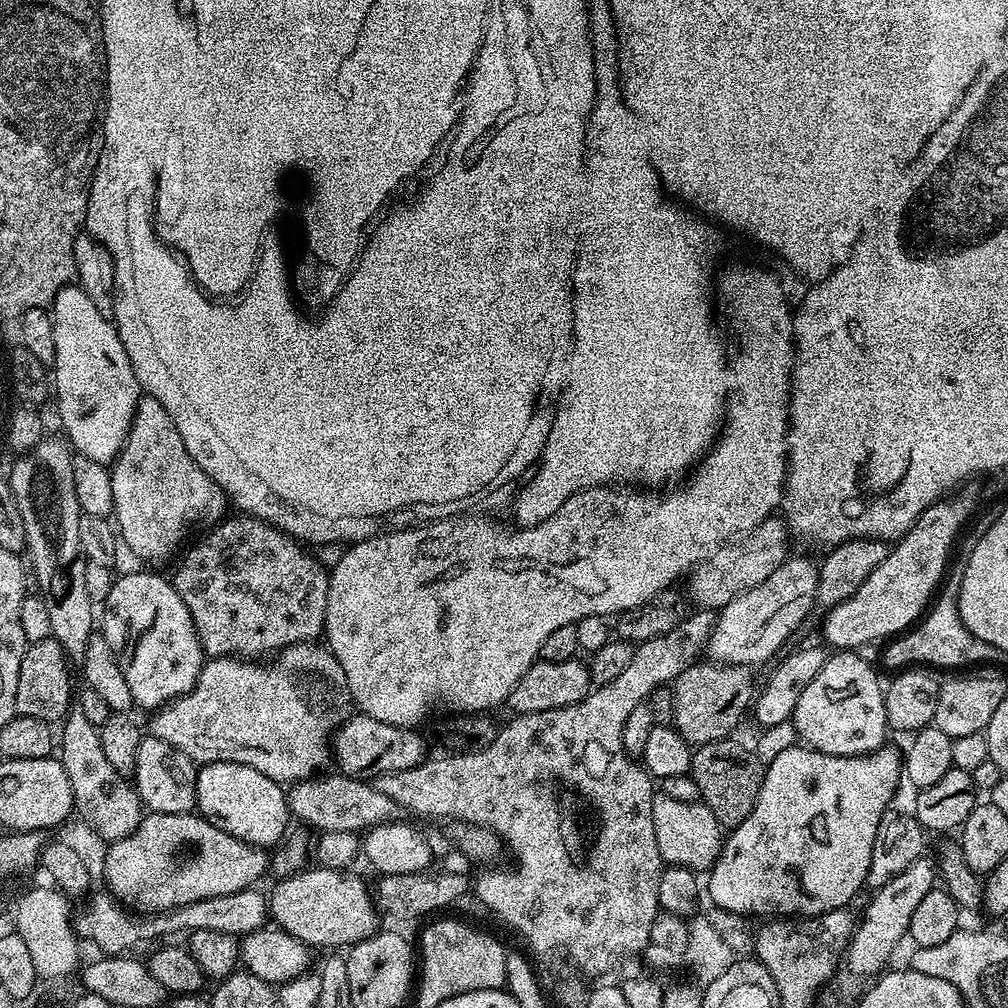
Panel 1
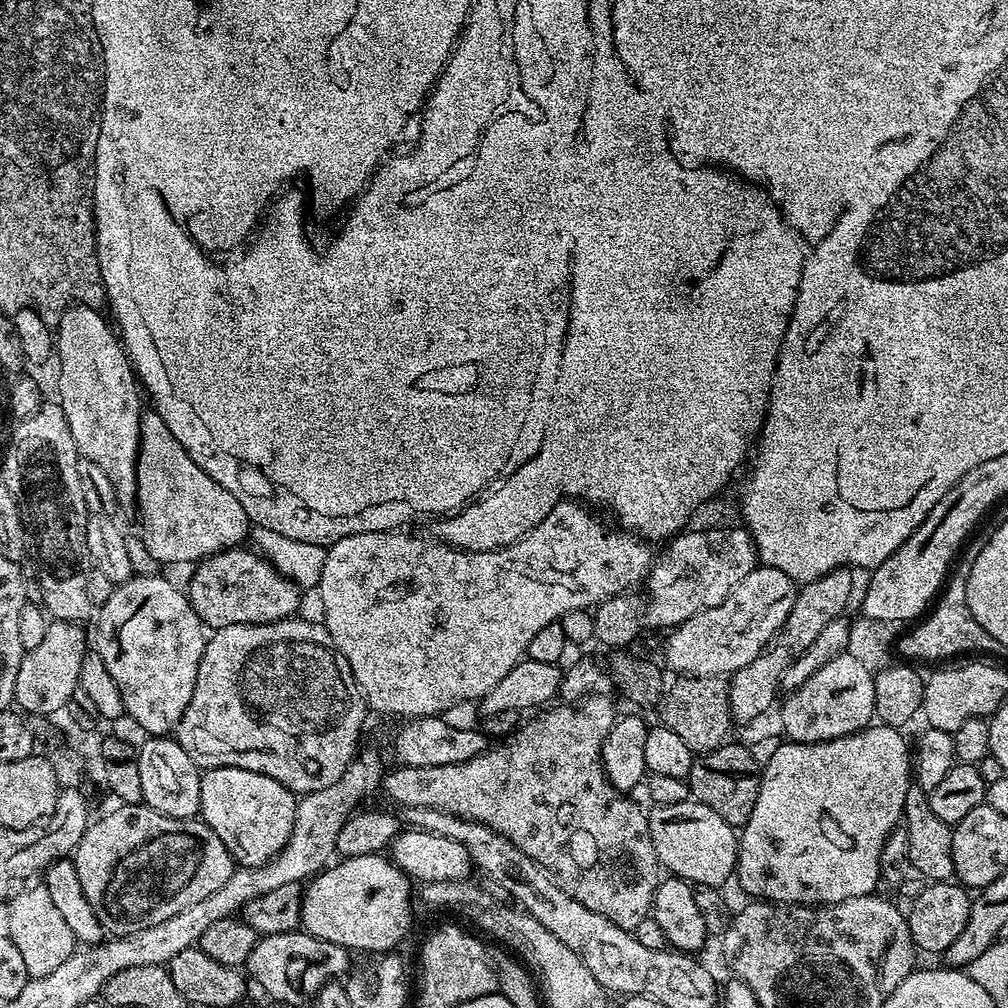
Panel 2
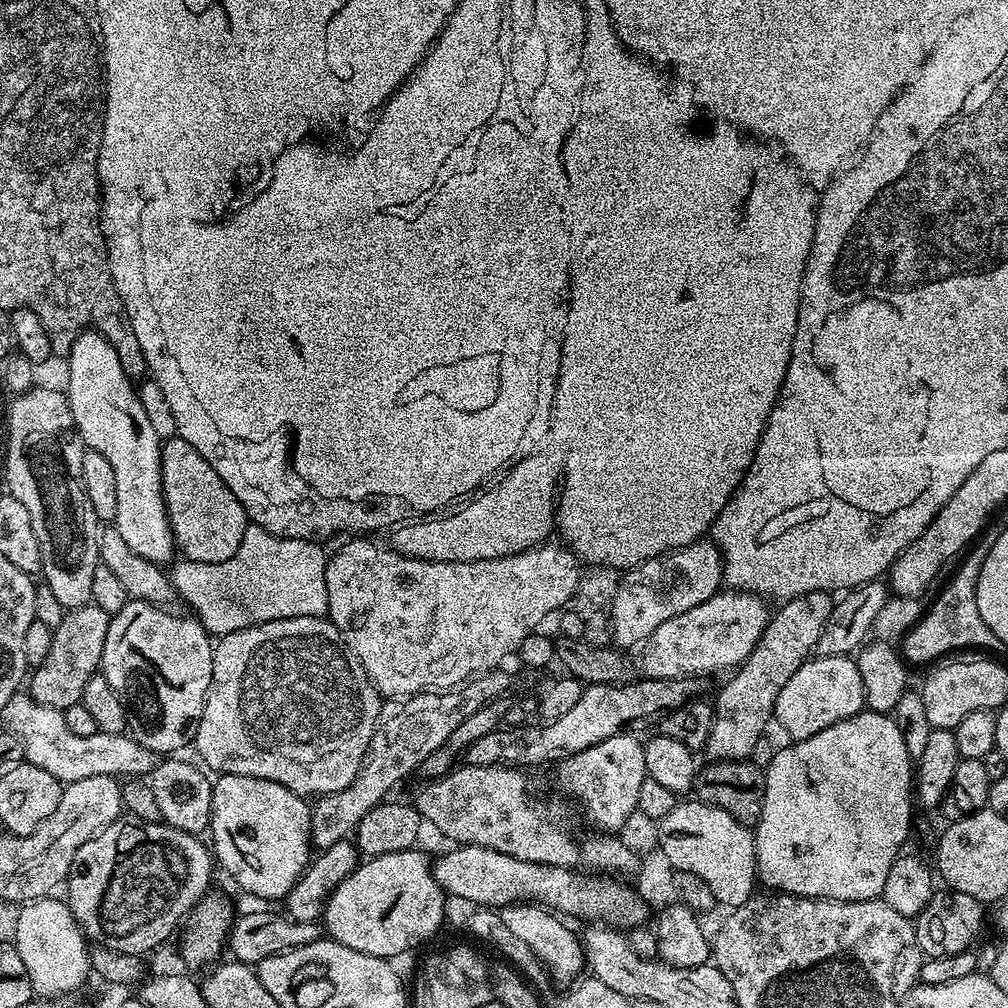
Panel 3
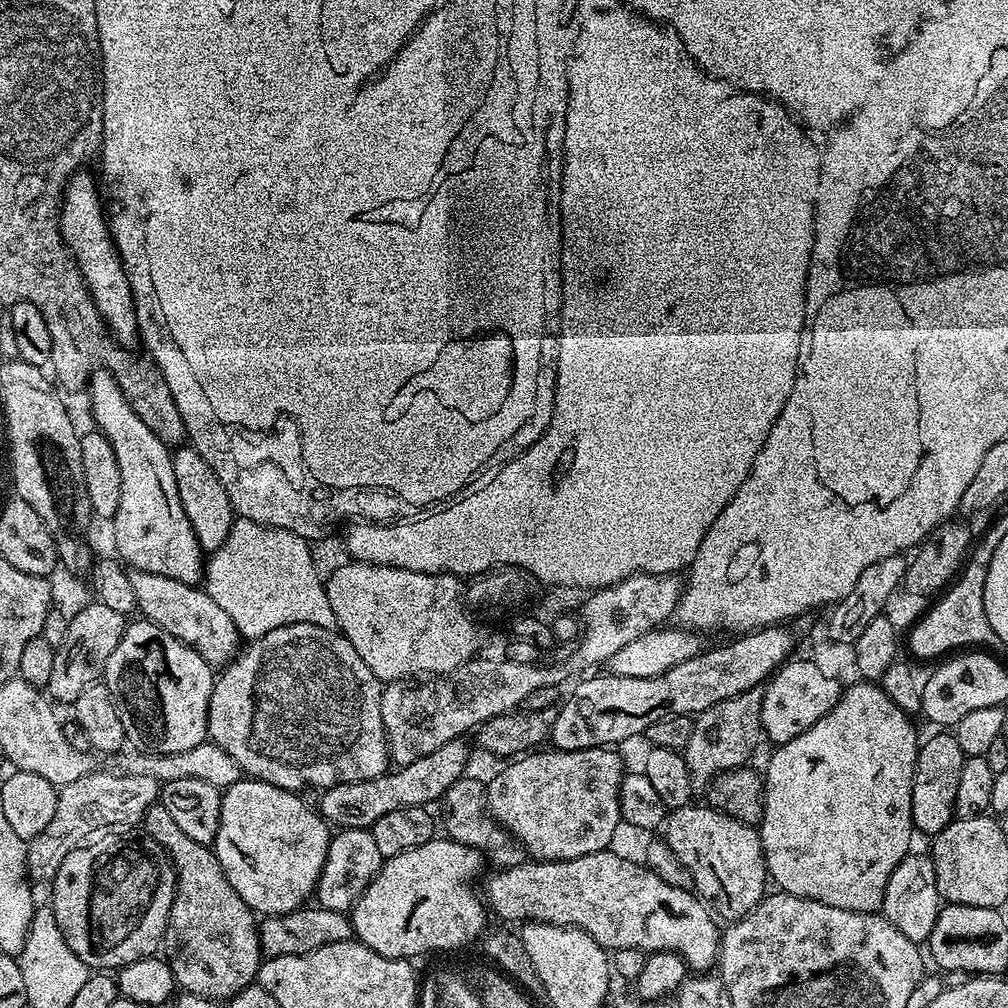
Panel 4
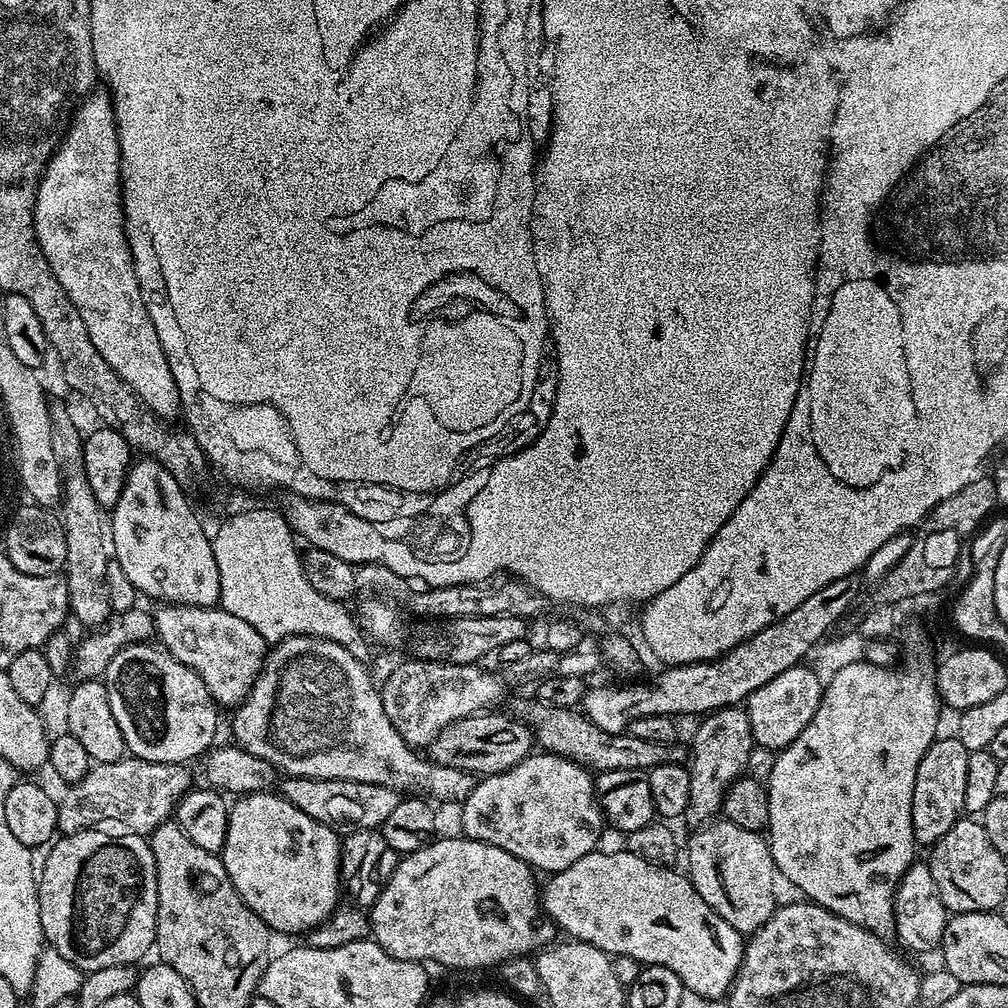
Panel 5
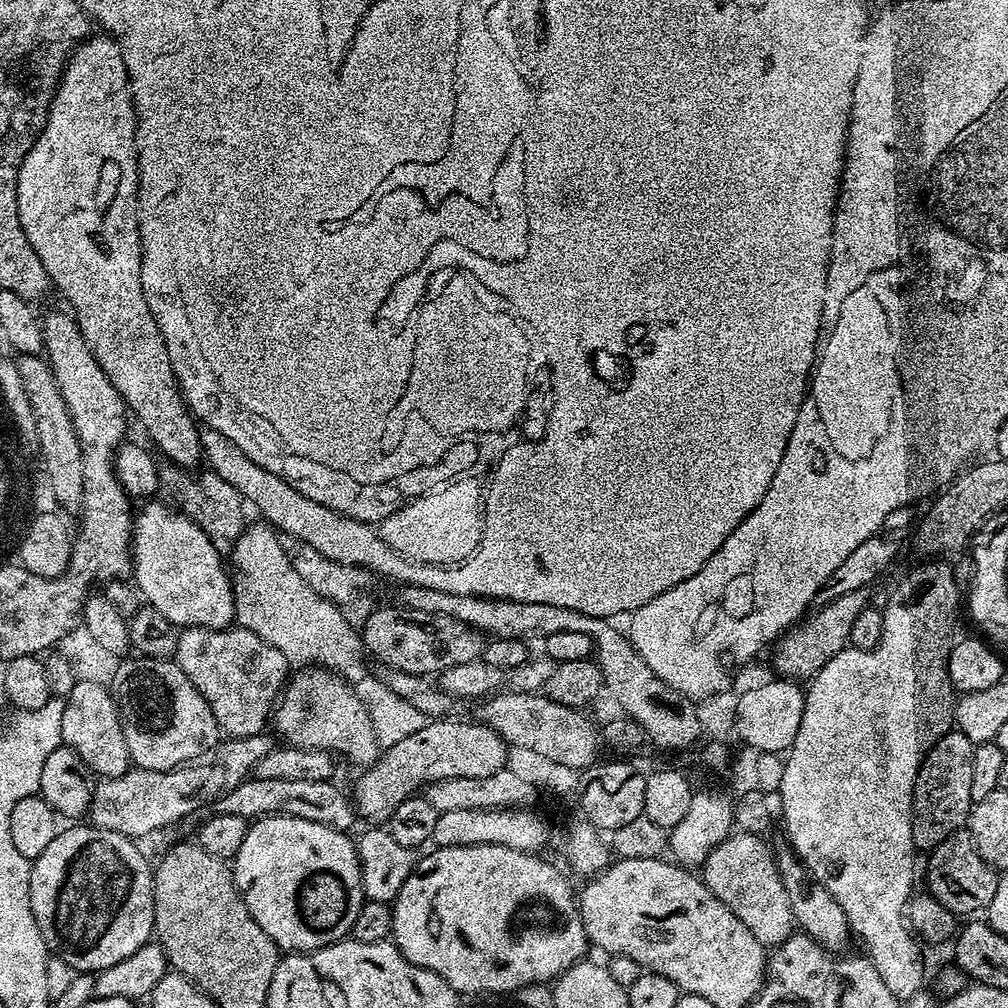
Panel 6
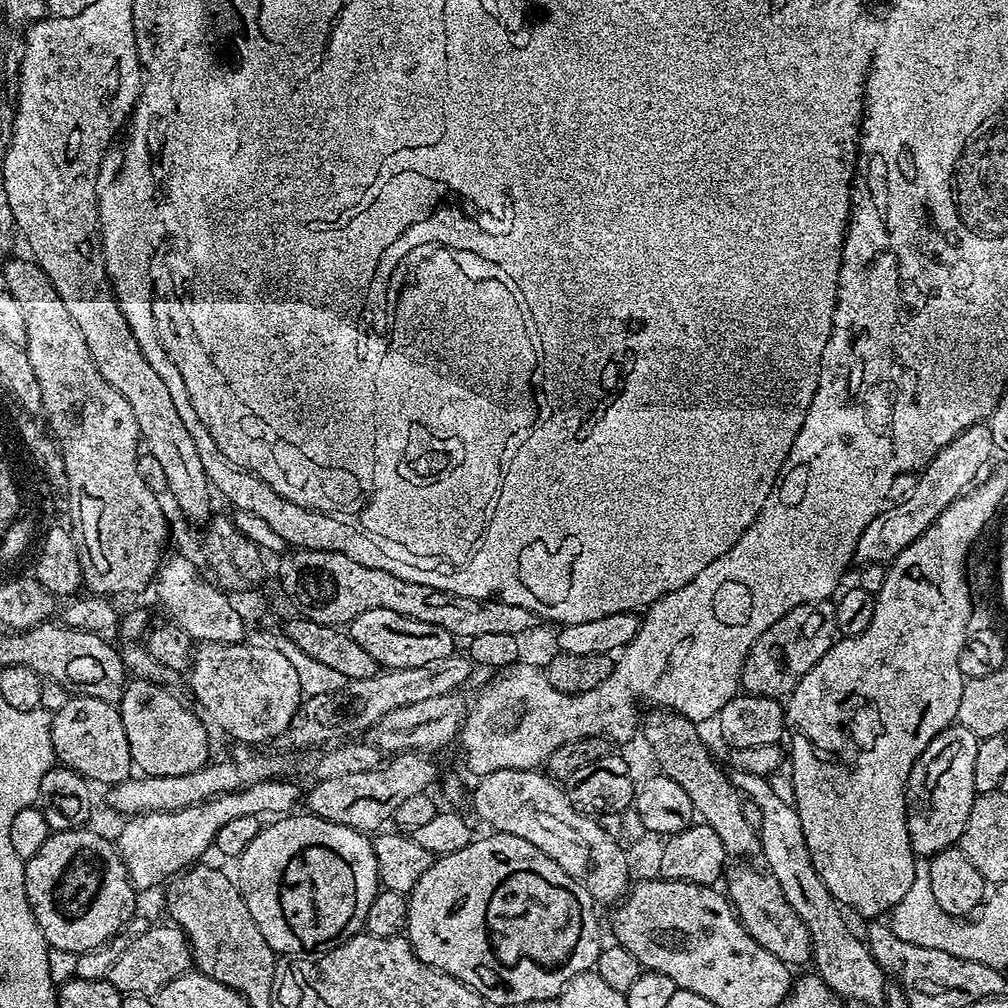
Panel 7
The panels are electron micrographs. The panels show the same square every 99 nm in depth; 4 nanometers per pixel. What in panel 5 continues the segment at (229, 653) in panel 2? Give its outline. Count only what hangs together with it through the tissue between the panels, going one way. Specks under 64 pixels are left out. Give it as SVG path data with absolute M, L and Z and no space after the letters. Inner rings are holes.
M288 636L285 640L279 641L267 653L267 659L260 671L257 680L254 682L249 694L231 714L232 716L232 732L236 735L235 743L239 747L244 748L250 754L254 754L258 758L262 758L266 762L270 762L276 767L277 773L289 776L305 776L306 778L318 778L319 780L349 780L350 782L370 782L378 786L386 786L392 788L395 792L401 794L415 794L420 798L431 798L436 800L456 800L462 802L472 792L472 787L478 783L477 777L458 770L454 766L442 766L437 764L431 758L423 760L419 751L413 750L407 742L402 738L402 734L398 734L398 730L394 730L394 726L390 722L390 718L386 718L386 710L382 706L382 698L380 697L380 688L372 681L372 676L367 672L365 661L354 658L354 654L346 650L346 646L339 645L338 642L327 640L326 638L316 636Z

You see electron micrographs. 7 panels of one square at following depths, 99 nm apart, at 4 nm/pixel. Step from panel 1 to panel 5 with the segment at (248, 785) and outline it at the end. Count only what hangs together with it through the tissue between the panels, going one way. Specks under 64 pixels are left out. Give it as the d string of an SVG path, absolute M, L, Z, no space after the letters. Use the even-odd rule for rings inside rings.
M272 790L266 792L252 792L248 796L239 797L239 799L231 805L228 814L228 829L226 830L226 842L224 843L222 859L226 866L226 874L230 874L230 882L234 882L234 890L238 890L238 894L242 898L242 902L246 902L246 906L250 906L250 910L254 910L254 914L258 914L258 918L262 918L262 922L266 922L273 933L300 932L300 934L307 934L310 929L317 928L319 924L324 923L325 920L332 917L332 913L336 911L338 905L341 903L341 843L342 840L338 835L337 829L327 828L327 826L322 822L318 822L314 818L310 818L310 814L302 814L302 810L298 810L298 806L291 804L285 796L279 795Z

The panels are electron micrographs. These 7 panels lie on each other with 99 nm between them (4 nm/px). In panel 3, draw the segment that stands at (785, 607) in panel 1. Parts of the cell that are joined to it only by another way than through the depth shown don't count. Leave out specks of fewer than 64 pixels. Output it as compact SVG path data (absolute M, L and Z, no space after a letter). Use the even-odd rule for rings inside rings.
M720 590L708 601L704 601L700 605L694 606L693 609L686 610L684 614L667 619L667 621L664 622L662 626L658 626L658 628L654 630L654 632L650 634L648 639L642 644L642 650L644 650L644 653L641 654L640 660L638 658L638 664L641 669L644 667L643 675L649 680L682 680L685 678L701 678L700 676L706 675L707 672L720 672L723 668L728 668L727 670L735 669L751 656L754 646L758 642L758 638L764 632L764 627L767 626L770 619L770 608L767 608L767 606L769 607L761 597L751 592Z

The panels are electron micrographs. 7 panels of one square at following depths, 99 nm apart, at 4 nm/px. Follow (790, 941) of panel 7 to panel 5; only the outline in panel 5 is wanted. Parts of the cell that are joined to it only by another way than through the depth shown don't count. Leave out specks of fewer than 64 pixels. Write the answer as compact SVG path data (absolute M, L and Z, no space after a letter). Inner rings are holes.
M726 819L697 827L688 840L688 868L686 875L694 890L734 930L751 934L762 927L778 907L776 863L768 849L768 841L761 833L742 830Z

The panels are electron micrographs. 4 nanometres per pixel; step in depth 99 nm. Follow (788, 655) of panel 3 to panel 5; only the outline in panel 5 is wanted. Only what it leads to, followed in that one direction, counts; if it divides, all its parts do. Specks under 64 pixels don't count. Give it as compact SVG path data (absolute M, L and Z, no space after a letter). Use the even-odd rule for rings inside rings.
M743 707L717 708L701 719L697 736L690 743L690 759L686 764L690 774L690 802L686 802L684 816L692 826L711 821L723 809L726 790L747 773L753 746L750 718Z

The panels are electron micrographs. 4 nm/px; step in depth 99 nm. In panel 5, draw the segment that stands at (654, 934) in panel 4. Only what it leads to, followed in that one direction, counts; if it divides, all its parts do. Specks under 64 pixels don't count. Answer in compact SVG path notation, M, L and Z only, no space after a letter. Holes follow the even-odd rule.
M597 850L578 858L574 866L566 866L566 870L547 877L548 885L542 888L542 907L553 925L559 931L561 928L569 932L567 935L573 941L590 943L610 957L629 956L642 966L666 966L682 978L685 989L691 995L693 992L708 1000L727 997L744 961L745 937L710 906L706 906L706 902L702 902L698 890L694 890L683 871L672 871L676 870L663 864L652 864L627 850Z

